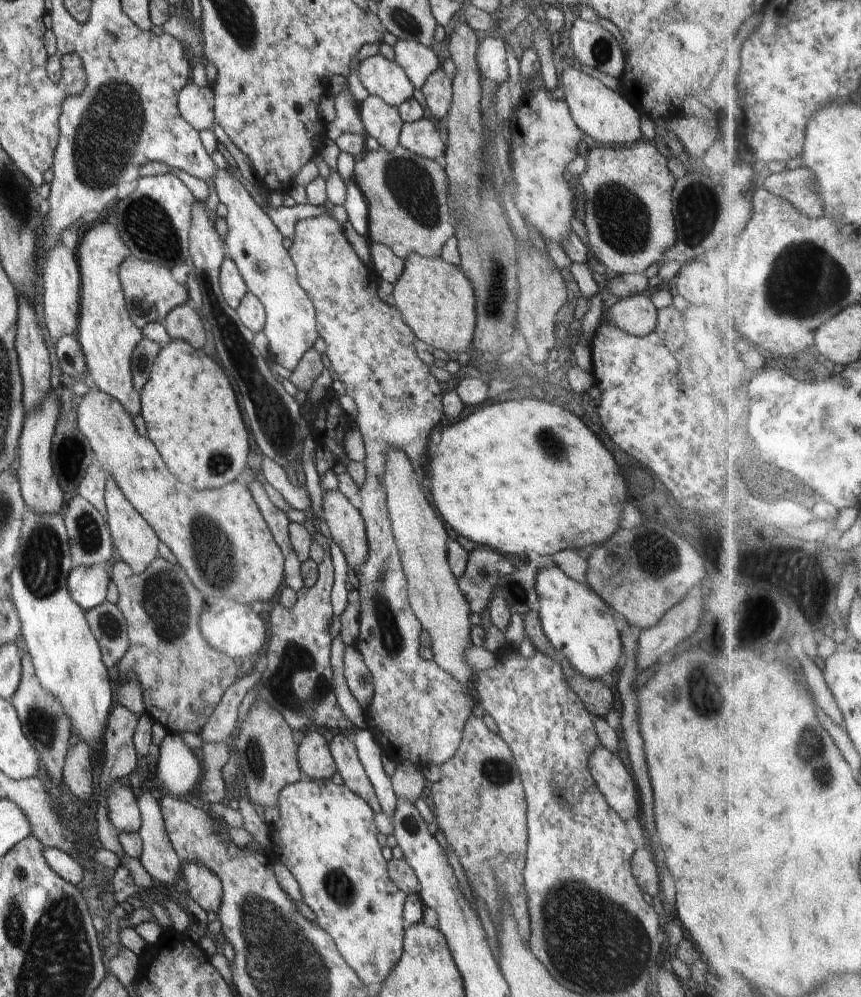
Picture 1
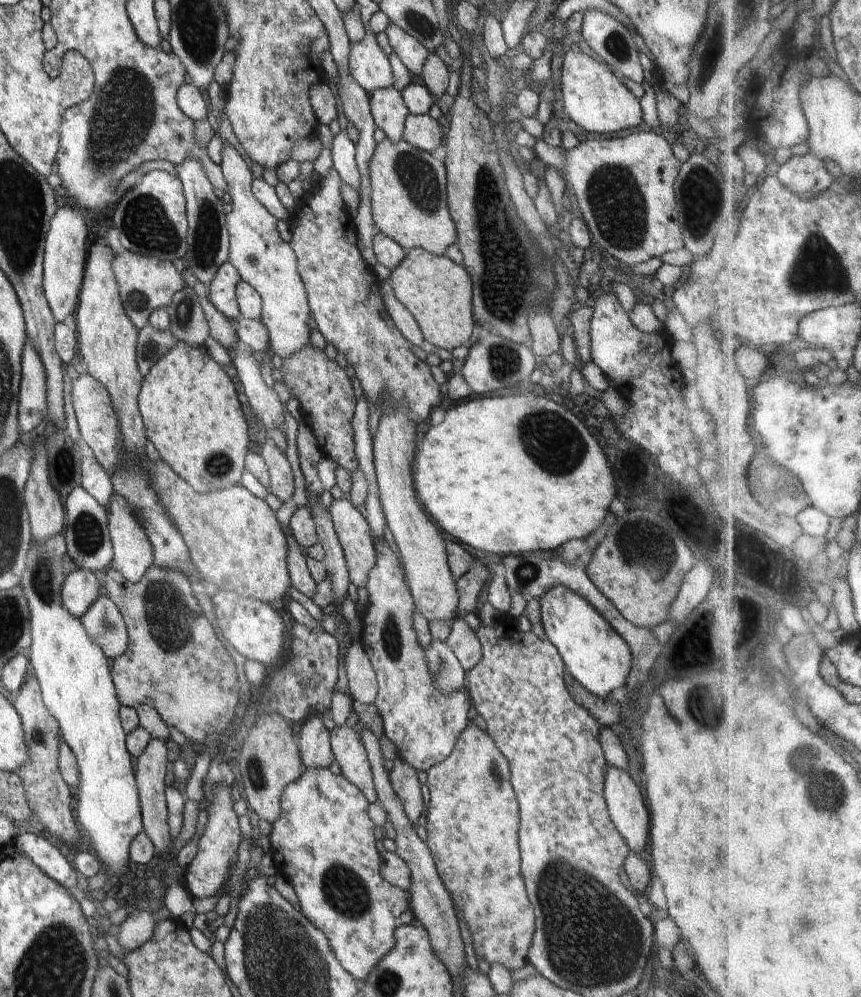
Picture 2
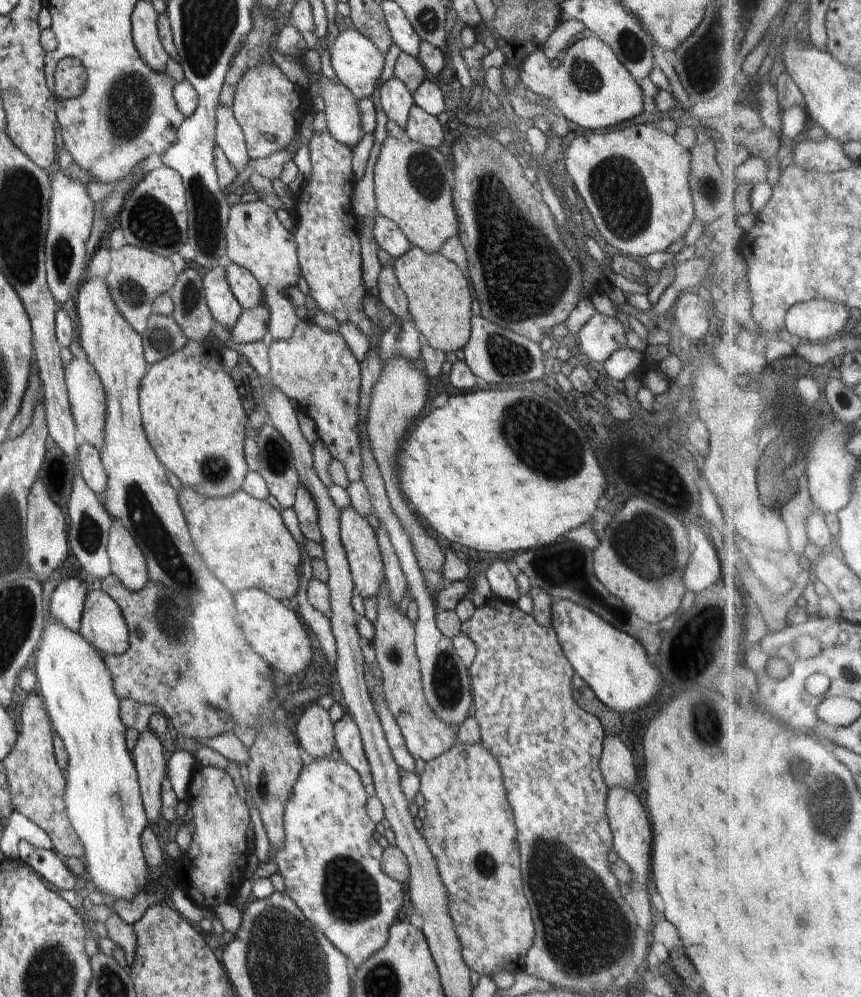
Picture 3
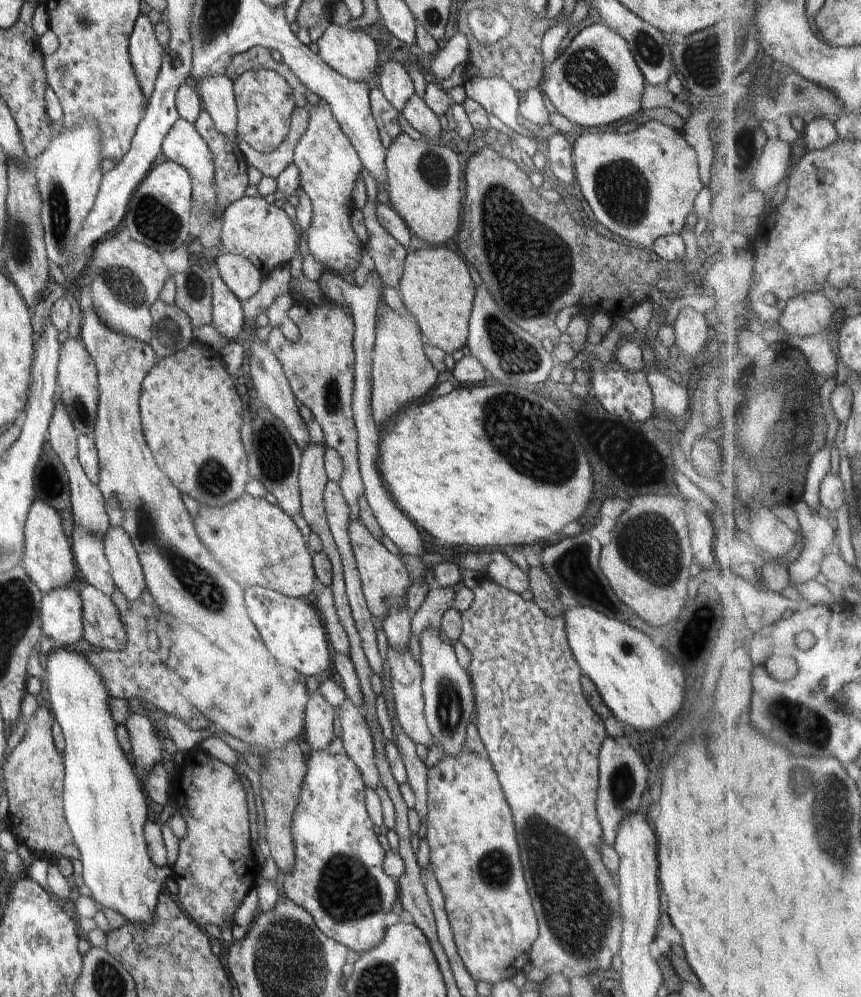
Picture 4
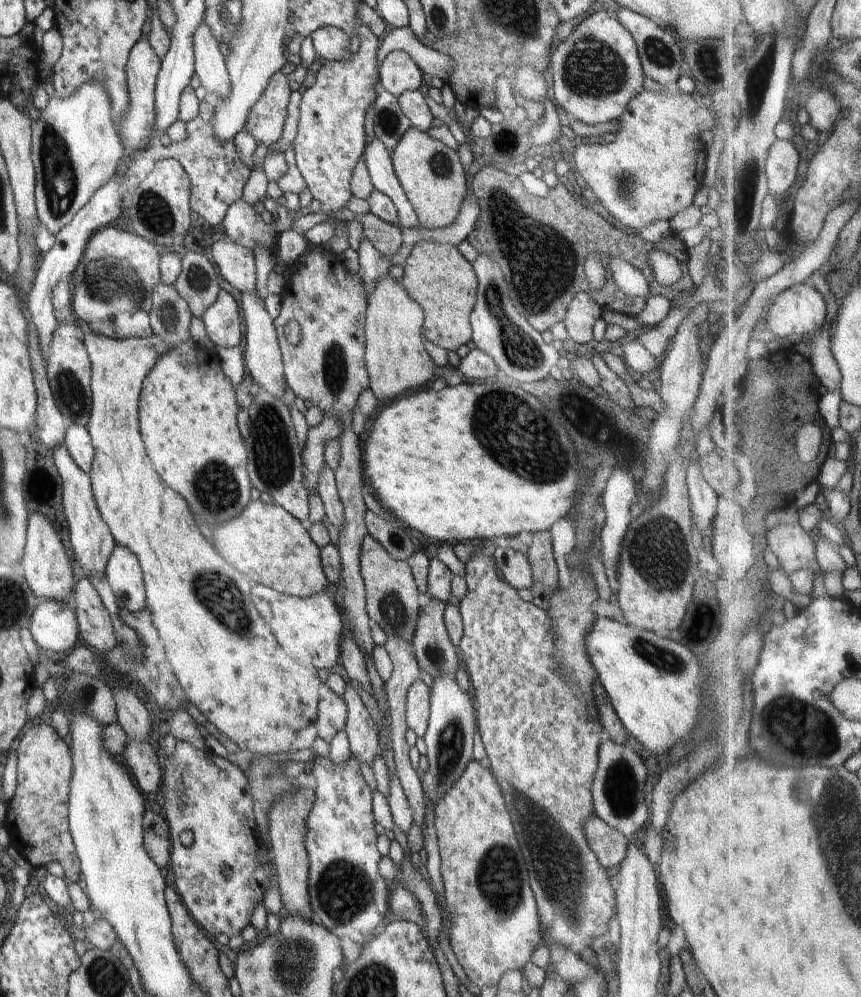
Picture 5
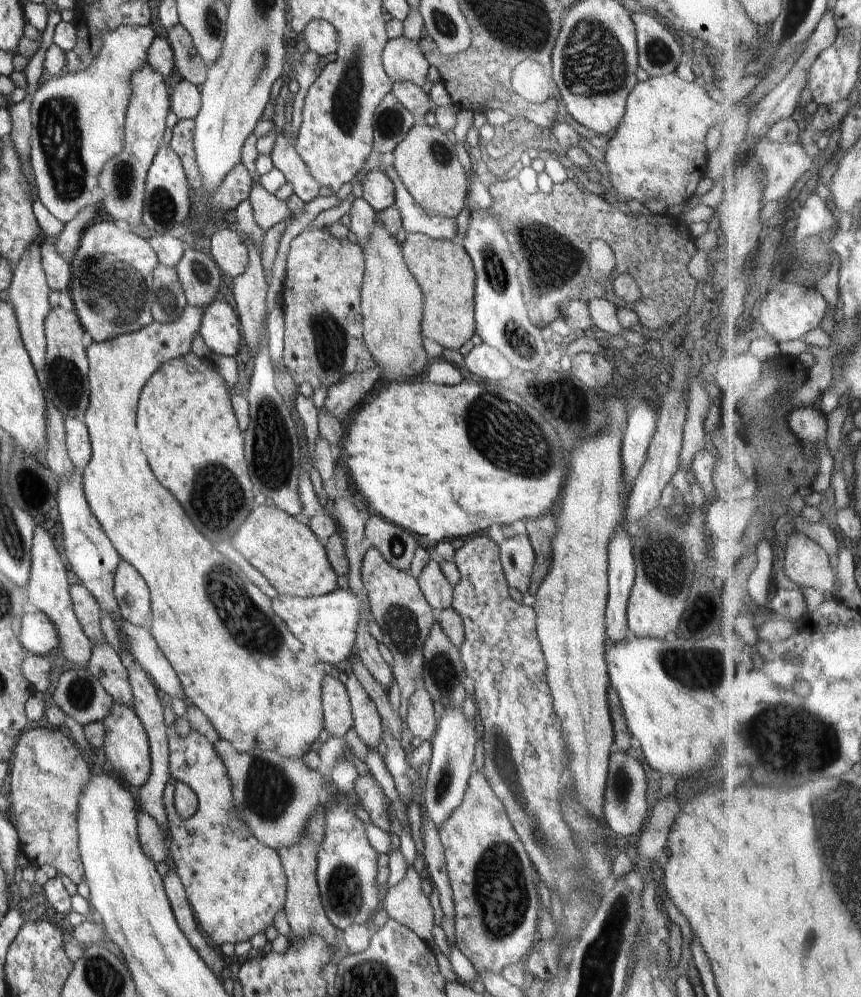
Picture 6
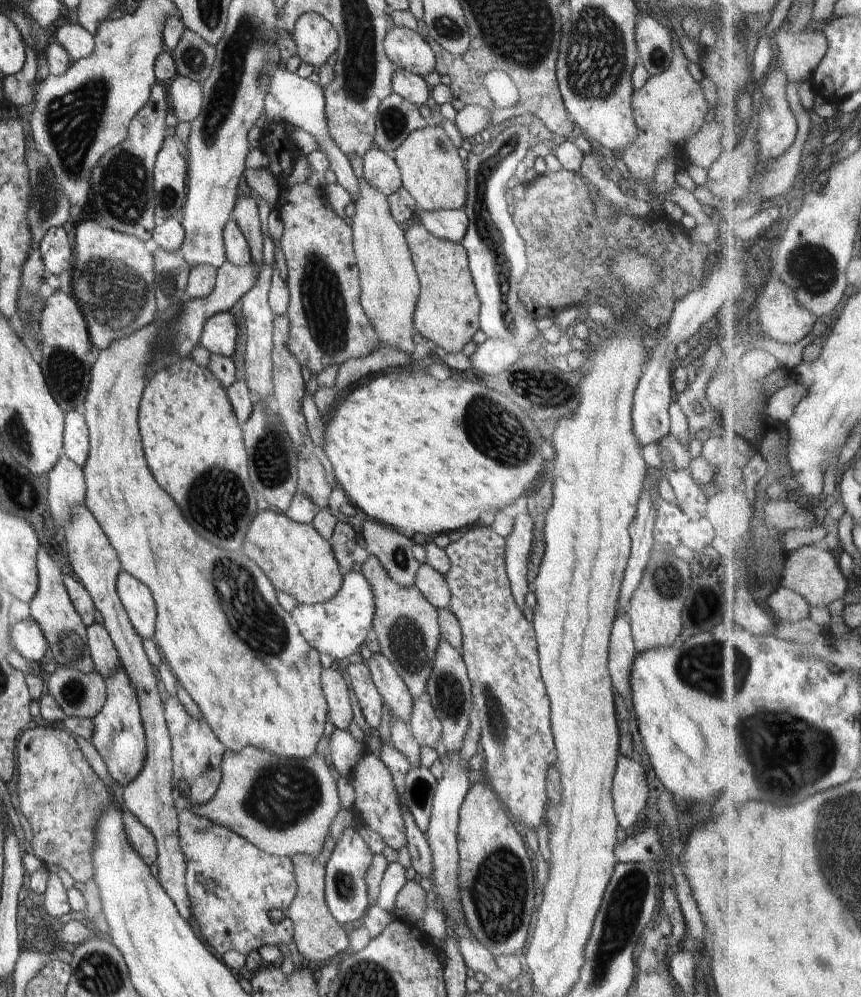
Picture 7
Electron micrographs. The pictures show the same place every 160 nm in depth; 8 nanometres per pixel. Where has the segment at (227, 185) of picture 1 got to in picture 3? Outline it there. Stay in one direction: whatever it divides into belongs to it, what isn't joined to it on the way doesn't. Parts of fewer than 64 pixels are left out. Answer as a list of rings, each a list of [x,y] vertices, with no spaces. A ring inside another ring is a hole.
[[[218,102],[215,111],[216,120],[216,145],[224,152],[224,155],[230,160],[230,166],[238,172],[238,175],[248,164],[250,158],[247,154],[245,137],[240,128],[240,124],[234,118],[232,108],[222,106]],[[232,200],[225,242],[231,263],[250,270],[262,288],[262,302],[266,302],[270,308],[267,325],[270,336],[273,340],[288,340],[294,333],[294,328],[298,326],[298,318],[296,306],[284,290],[286,286],[297,286],[301,275],[296,240],[292,232],[278,220],[275,210],[261,200],[244,204]]]

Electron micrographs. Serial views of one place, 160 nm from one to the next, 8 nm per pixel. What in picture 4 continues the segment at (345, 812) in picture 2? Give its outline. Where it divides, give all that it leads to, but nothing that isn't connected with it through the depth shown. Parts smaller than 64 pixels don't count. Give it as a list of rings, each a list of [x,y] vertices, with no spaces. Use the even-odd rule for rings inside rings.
[[[312,751],[306,763],[306,776],[302,780],[298,808],[292,818],[292,838],[296,862],[290,874],[284,874],[284,896],[304,908],[327,938],[344,944],[346,949],[360,954],[378,946],[387,928],[384,917],[398,908],[398,883],[383,870],[385,852],[374,833],[374,824],[365,806],[366,786],[360,770],[344,754]]]

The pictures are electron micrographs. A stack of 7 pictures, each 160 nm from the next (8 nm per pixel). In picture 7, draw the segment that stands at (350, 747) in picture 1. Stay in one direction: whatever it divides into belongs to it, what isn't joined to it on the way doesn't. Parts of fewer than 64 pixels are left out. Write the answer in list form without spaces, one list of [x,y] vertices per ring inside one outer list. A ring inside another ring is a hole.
[[[362,663],[350,664],[347,669],[349,684],[370,729],[377,730],[382,722],[383,699],[373,683],[368,667]]]

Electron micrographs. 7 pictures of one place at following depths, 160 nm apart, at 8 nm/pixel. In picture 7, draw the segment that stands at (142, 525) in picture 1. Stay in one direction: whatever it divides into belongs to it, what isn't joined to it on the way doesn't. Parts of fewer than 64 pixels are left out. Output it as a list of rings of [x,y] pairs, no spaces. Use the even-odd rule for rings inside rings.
[[[122,570],[117,576],[117,593],[138,636],[154,640],[157,610],[150,589]]]

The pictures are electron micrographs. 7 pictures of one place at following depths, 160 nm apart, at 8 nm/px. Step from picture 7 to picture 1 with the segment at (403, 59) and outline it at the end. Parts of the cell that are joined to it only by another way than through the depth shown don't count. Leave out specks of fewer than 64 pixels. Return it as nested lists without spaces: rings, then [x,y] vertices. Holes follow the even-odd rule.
[[[369,95],[359,105],[360,118],[364,130],[378,144],[388,151],[394,151],[399,146],[399,136],[403,126],[402,118],[396,106],[388,106],[382,98]]]

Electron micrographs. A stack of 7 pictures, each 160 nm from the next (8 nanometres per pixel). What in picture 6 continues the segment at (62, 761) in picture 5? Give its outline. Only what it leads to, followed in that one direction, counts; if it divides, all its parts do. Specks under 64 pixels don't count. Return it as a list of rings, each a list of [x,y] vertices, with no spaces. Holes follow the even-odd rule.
[[[36,727],[21,732],[13,749],[10,792],[12,797],[11,821],[18,833],[20,852],[36,867],[50,864],[57,872],[66,875],[74,884],[84,880],[85,870],[78,848],[77,814],[79,794],[88,782],[91,762],[74,745],[73,738],[64,730]]]

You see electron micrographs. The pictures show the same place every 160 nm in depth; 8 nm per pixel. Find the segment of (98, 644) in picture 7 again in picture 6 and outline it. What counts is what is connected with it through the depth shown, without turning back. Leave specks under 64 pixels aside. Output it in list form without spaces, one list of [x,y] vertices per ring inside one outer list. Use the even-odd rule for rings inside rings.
[[[106,640],[101,645],[93,645],[86,668],[99,680],[115,703],[128,705],[133,710],[134,695],[126,667]]]

